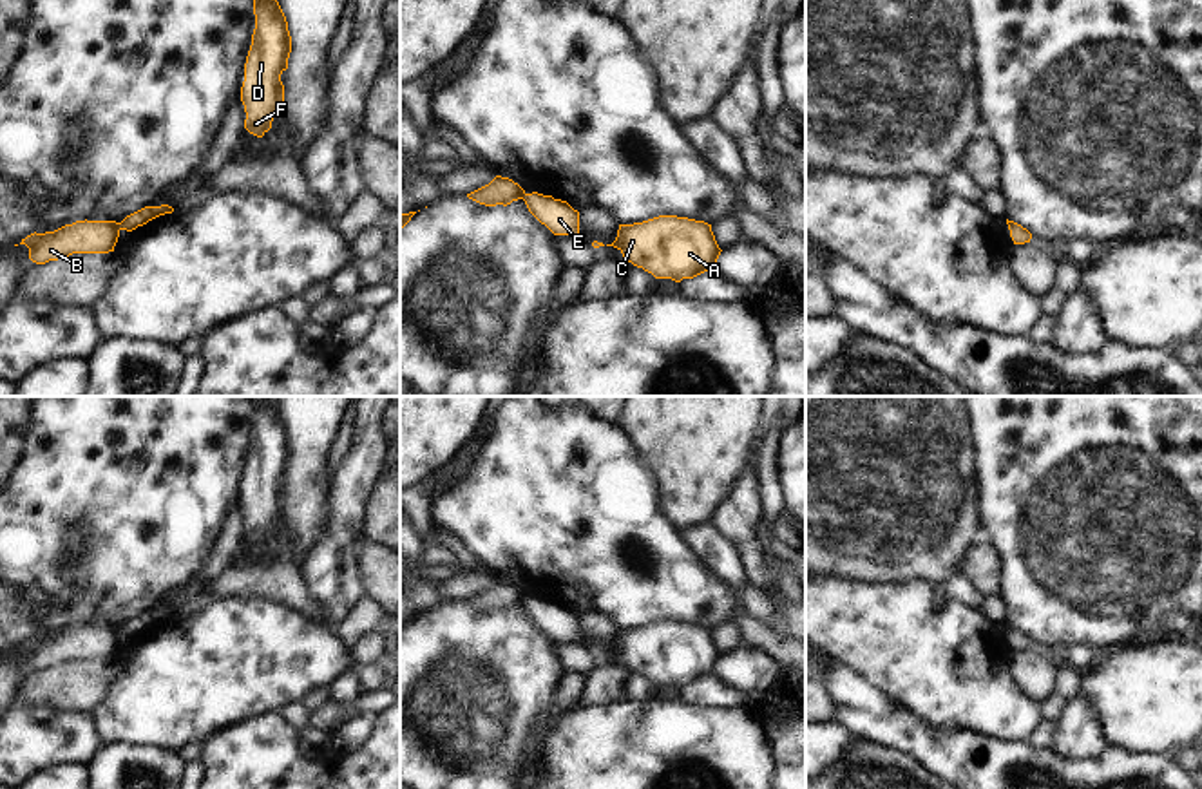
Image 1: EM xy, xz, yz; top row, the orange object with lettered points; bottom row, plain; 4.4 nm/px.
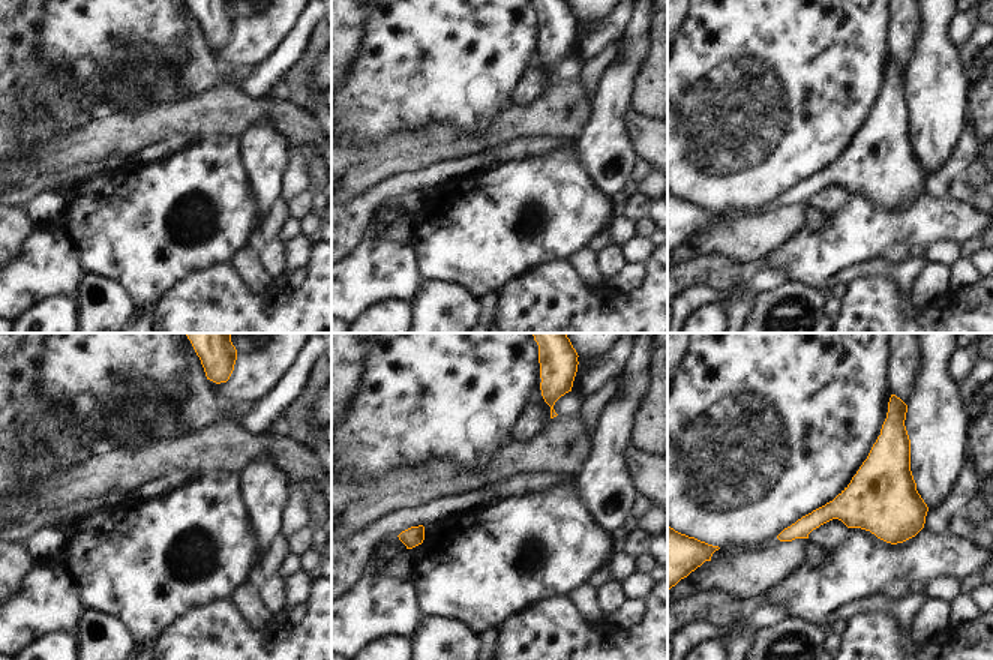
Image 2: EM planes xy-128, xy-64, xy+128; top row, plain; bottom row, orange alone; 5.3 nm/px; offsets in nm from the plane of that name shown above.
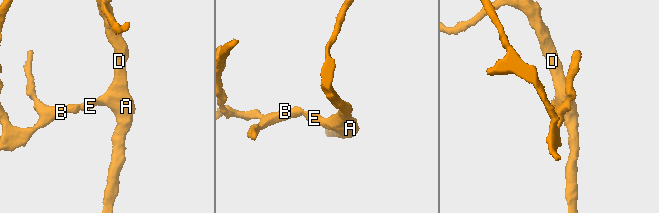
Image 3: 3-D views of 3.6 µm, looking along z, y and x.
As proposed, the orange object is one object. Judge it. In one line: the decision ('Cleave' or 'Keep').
Cleave

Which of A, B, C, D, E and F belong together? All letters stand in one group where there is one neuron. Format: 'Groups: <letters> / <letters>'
Groups: A C D E F / B

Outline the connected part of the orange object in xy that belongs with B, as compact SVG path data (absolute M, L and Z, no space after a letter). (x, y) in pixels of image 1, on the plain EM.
M76 626L54 637L31 639L20 650L29 653L29 664L36 670L58 666L72 659L109 659L119 642L116 626Z

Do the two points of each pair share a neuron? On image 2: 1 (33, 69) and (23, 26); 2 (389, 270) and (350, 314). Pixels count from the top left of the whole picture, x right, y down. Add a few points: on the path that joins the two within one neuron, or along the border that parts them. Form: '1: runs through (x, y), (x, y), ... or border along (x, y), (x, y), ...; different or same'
1: runs through (23, 59), (23, 36); same
2: runs through (378, 281), (356, 303); same

